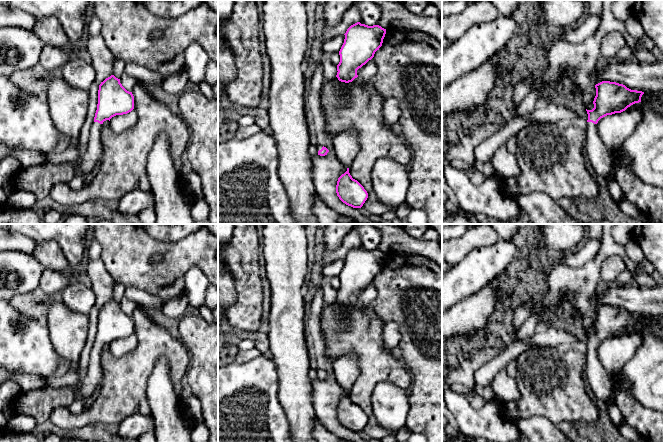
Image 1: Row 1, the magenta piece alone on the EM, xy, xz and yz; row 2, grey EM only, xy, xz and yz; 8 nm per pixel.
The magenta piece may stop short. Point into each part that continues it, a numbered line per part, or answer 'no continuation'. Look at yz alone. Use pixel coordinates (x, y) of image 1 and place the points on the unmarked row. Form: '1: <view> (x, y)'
1: yz (600, 381)

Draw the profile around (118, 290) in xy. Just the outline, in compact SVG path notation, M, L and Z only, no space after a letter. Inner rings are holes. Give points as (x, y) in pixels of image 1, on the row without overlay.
M115 282L113 287L113 299L120 303L122 298L124 297L126 287L120 283Z

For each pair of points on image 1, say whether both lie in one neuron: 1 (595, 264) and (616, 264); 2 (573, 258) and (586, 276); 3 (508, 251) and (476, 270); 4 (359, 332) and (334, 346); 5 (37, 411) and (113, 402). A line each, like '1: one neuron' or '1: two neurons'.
1: two neurons
2: two neurons
3: one neuron
4: one neuron
5: two neurons

